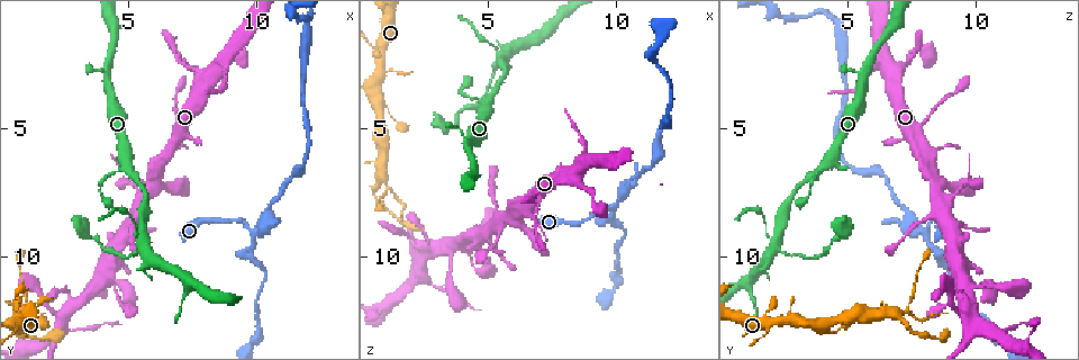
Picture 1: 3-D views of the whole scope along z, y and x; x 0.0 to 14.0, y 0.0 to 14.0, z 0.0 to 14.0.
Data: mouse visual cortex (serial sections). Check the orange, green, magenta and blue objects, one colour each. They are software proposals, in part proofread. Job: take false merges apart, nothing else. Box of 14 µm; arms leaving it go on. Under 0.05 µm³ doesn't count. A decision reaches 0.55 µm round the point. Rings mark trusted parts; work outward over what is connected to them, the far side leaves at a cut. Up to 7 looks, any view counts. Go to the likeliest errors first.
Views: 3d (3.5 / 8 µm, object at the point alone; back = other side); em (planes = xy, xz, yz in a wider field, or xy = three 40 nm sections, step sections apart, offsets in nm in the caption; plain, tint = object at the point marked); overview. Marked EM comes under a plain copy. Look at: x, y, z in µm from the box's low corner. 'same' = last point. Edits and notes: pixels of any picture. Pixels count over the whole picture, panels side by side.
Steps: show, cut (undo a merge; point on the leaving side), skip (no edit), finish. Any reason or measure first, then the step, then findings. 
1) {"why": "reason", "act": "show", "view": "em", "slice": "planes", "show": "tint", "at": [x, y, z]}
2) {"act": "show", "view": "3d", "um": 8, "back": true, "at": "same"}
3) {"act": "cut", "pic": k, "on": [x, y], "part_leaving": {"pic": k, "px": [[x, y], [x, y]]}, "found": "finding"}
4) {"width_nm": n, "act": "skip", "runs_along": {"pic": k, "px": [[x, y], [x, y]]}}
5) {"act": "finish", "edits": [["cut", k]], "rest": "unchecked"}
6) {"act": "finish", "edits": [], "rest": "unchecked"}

{"act": "show", "view": "3d", "um": 3.5, "at": [5.6, 9.6, 2.2]}

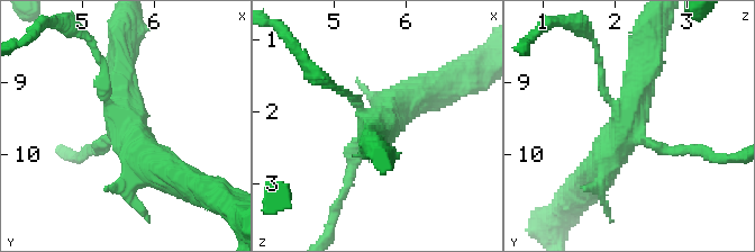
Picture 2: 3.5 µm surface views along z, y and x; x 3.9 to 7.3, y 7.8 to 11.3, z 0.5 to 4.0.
{"arms": 4, "arm_widths_nm": [150, 150, 400, 500], "act": "show", "view": "em", "slice": "xy", "step": 5, "show": "tint", "at": [5.55, 9.55, 2.20]}

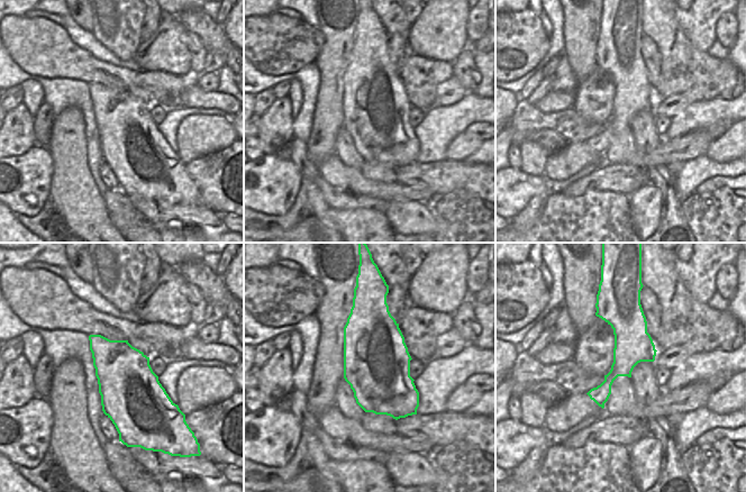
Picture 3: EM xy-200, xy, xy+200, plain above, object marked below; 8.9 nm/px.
{"act": "skip", "found": "all the same cell"}

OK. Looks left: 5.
{"why": "three-way junction", "act": "show", "view": "3d", "um": 3.5, "at": [9.8, 9.0, 8.1]}

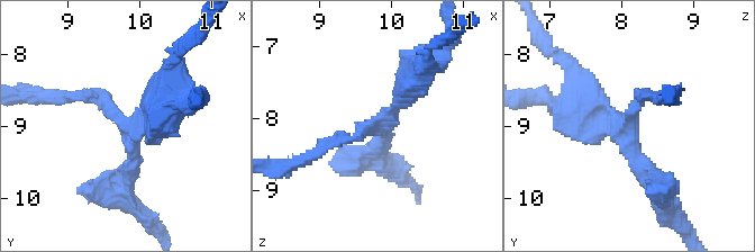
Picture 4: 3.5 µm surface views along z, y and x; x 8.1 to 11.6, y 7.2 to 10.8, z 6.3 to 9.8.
{"arms": 3, "arm_widths_nm": [150, 200, 400], "why": "now the EM", "act": "show", "view": "em", "slice": "xy", "step": 3, "show": "tint", "at": [9.90, 9.05, 8.05]}

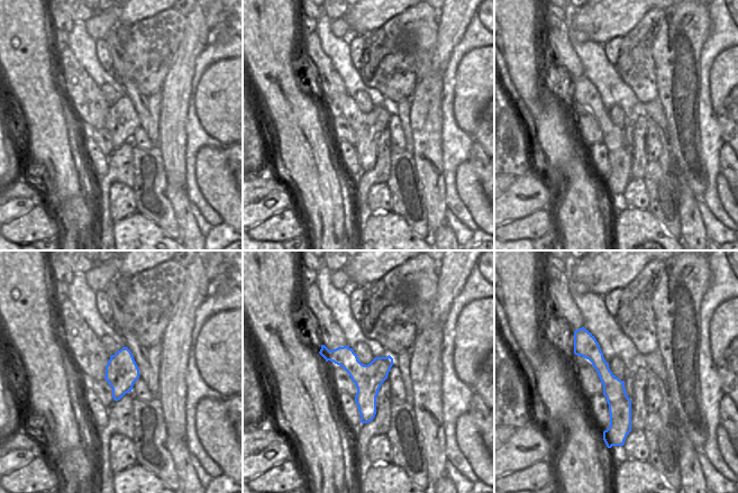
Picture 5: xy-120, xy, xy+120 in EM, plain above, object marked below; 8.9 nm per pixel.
{"width_nm": 260, "act": "skip", "runs_along": {"pic": 5, "px": [[584, 332], [623, 434]]}, "found": "one cell here"}

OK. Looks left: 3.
{"why": "thin neck", "act": "show", "view": "3d", "um": 3.5, "at": [4.0, 7.4, 3.5]}

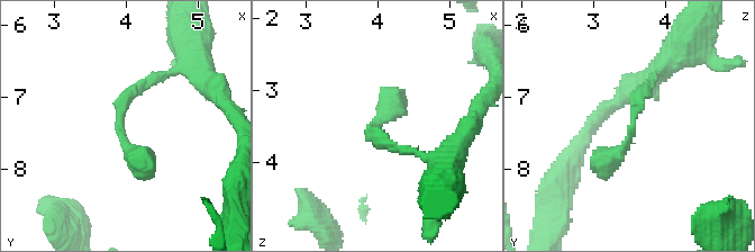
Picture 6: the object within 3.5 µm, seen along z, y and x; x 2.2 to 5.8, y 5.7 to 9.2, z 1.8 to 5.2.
{"act": "show", "view": "em", "slice": "planes", "show": "tint", "at": [3.90, 7.40, 3.55]}

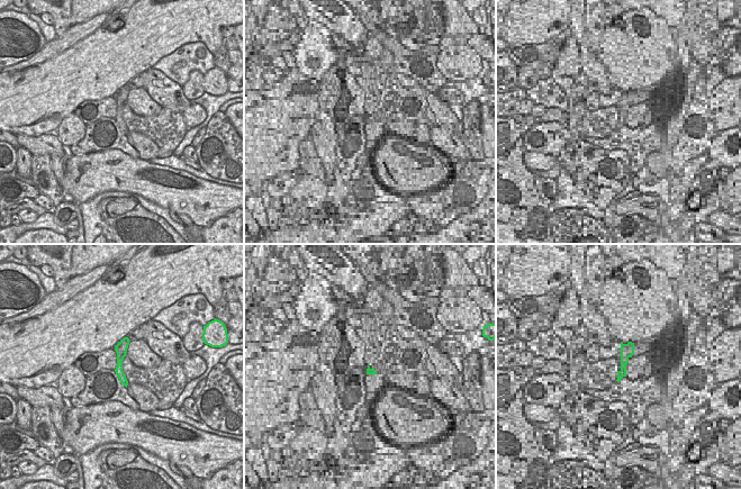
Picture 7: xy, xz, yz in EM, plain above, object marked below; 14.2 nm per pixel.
{"act": "skip", "runs_along": {"pic": 7, "px": [[126, 341], [119, 358], [124, 380]]}, "found": "one cell here"}

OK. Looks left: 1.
{"act": "finish", "edits": [], "rest": "unchecked"}

